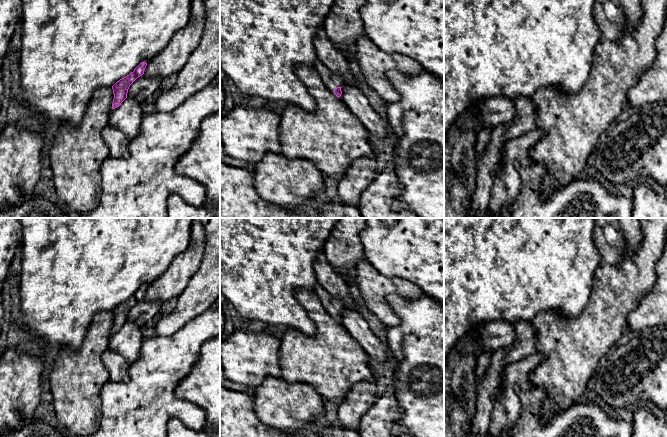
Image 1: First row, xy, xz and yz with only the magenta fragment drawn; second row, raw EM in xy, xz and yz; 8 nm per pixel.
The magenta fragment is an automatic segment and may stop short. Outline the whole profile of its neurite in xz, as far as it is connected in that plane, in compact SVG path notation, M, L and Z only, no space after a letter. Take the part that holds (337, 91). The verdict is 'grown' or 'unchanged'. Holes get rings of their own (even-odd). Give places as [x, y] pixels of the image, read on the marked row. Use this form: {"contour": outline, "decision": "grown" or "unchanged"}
{"contour": "M316 60L314 63L314 70L319 74L327 88L337 97L340 97L342 94L341 87L344 85L344 81L319 60Z", "decision": "grown"}

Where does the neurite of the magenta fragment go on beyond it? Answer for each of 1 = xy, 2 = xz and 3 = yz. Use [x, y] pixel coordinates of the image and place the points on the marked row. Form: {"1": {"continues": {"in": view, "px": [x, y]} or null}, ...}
{"1": {"continues": null}, "2": {"continues": {"in": "xz", "px": [331, 80]}}, "3": {"continues": null}}

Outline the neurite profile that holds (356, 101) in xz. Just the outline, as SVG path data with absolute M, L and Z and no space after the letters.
M344 84L341 87L341 91L340 100L367 129L370 136L389 142L392 138L392 133L388 120L371 107L368 98L362 90L357 86Z

